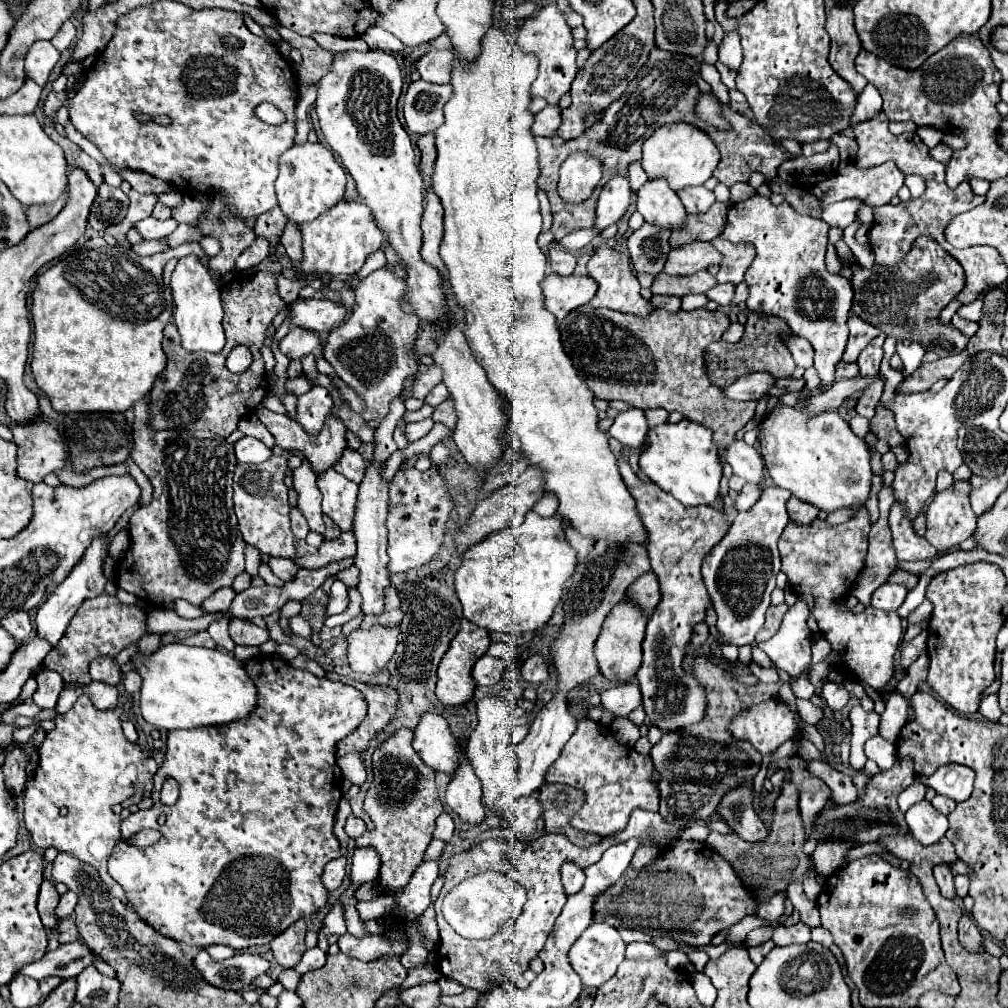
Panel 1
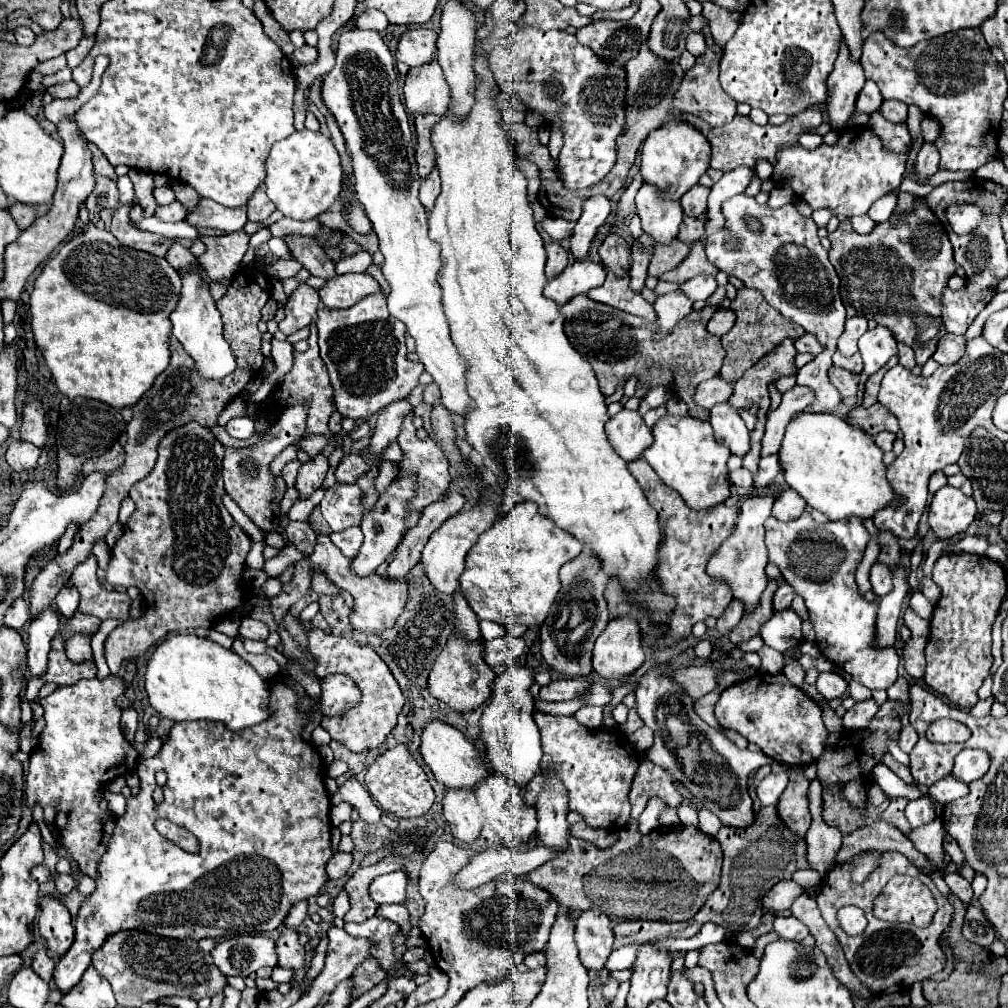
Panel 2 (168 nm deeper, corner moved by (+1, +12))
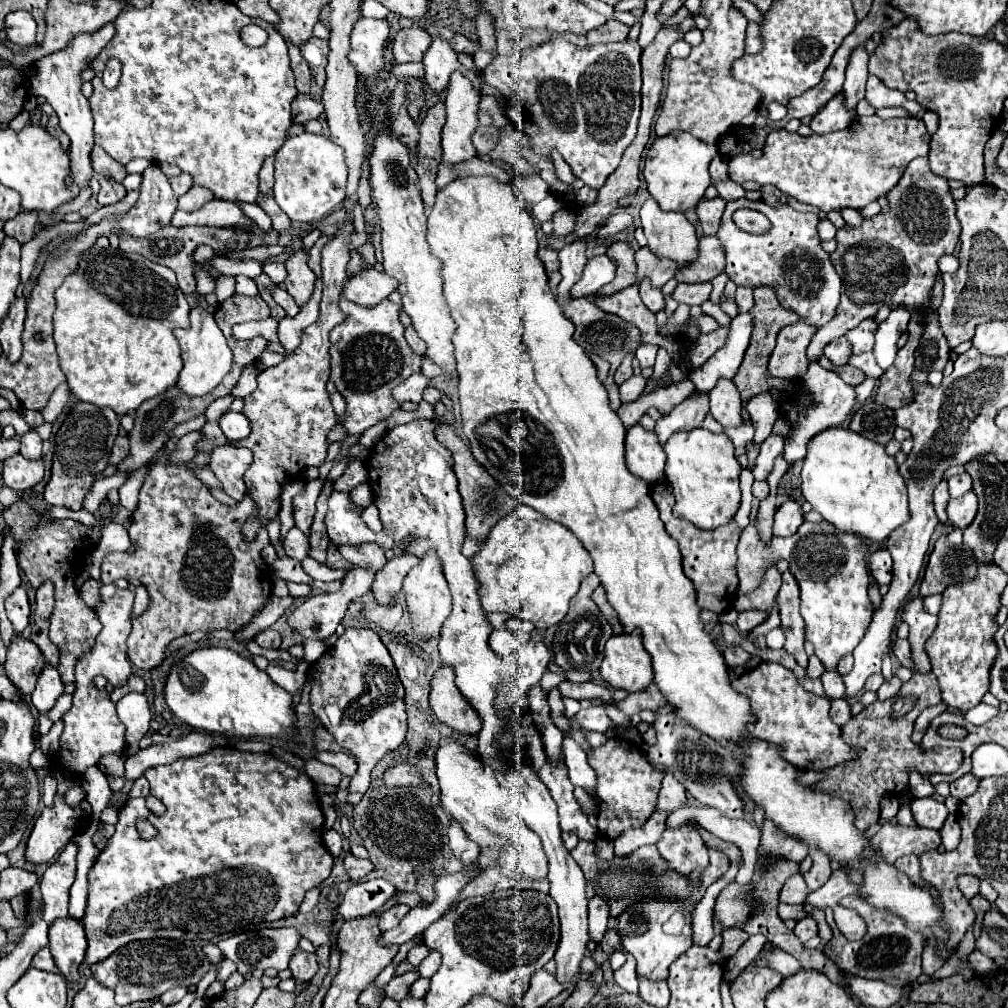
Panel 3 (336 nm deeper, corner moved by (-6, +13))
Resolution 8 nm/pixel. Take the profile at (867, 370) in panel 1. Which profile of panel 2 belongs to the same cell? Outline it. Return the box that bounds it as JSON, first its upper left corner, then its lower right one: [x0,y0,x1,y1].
[859,325,897,375]

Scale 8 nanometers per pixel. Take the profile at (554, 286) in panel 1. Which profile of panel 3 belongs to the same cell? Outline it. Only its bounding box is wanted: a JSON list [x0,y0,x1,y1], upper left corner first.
[572,254,616,298]

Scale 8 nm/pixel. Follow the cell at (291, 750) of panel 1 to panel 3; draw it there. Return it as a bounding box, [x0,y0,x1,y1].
[82,748,332,964]

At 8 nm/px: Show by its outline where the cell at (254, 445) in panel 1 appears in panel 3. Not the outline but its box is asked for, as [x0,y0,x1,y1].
[220,412,250,440]

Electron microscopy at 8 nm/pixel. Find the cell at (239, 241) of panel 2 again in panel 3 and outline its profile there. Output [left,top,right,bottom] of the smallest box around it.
[214,276,234,304]

